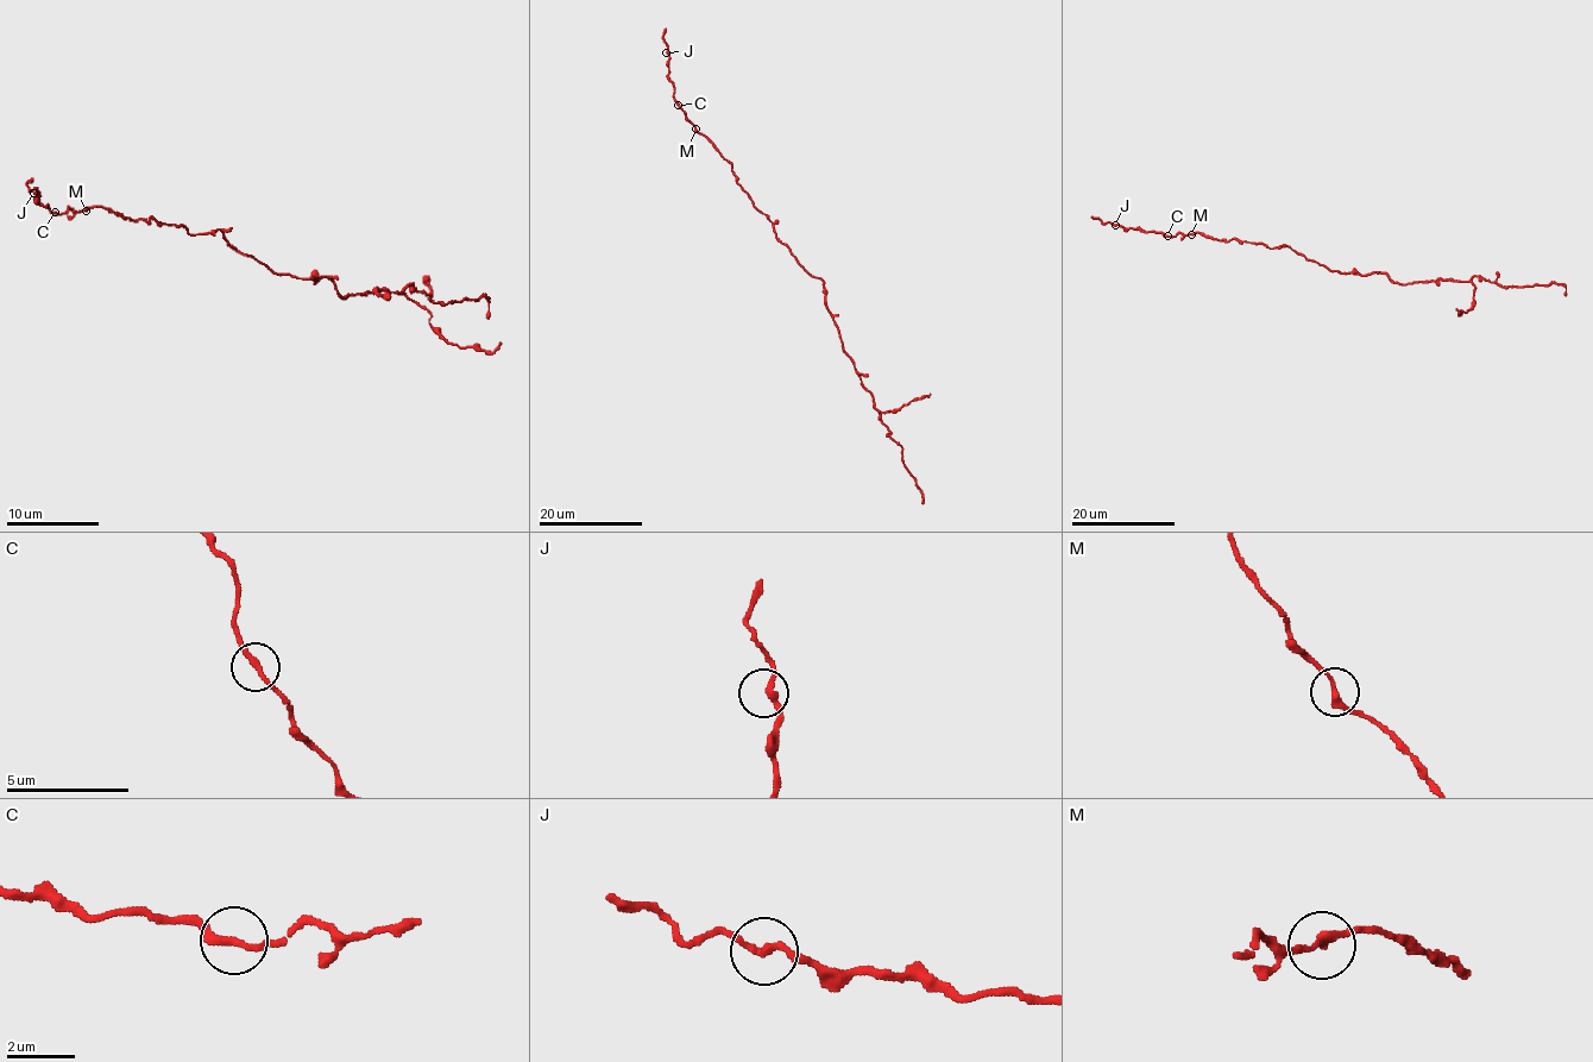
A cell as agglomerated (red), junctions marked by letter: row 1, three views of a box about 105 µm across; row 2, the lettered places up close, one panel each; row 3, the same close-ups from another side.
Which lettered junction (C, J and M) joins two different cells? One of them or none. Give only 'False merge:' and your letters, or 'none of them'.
False merge: none of them

